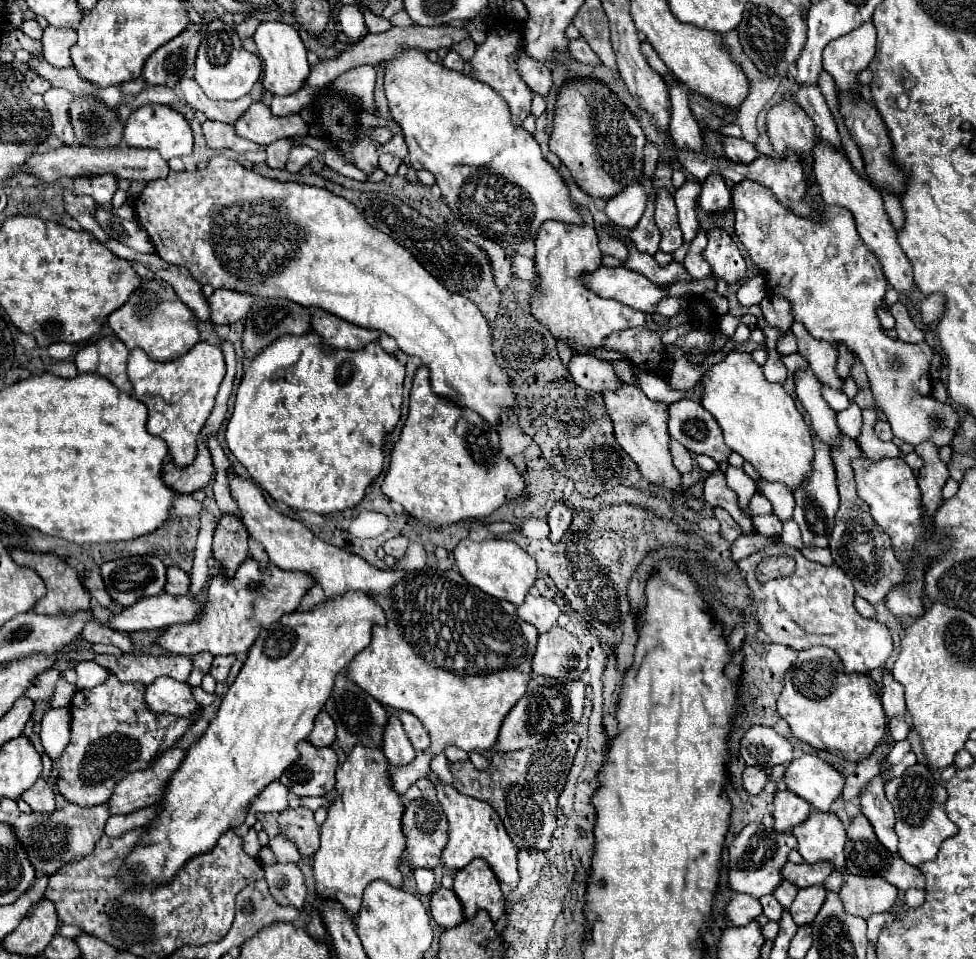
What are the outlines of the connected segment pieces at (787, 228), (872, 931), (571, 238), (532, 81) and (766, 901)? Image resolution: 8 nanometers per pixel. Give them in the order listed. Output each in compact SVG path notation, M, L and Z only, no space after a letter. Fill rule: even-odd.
M743 179L743 181L739 181L739 183L733 185L733 201L731 201L731 205L733 205L733 211L735 211L735 233L739 235L741 243L743 243L745 249L749 251L751 261L759 267L759 271L761 271L763 277L767 279L769 291L771 291L773 295L783 297L783 299L787 299L787 301L791 303L791 315L793 315L793 319L799 321L799 323L803 323L805 329L807 329L813 337L825 339L825 341L843 341L843 343L861 359L861 363L865 365L869 383L871 383L873 397L875 397L879 409L887 415L887 421L889 421L889 425L891 425L891 429L893 429L893 435L899 437L899 439L903 439L903 441L909 443L909 445L919 445L919 443L923 443L923 441L927 441L927 439L931 439L935 445L941 445L941 447L943 447L943 445L949 445L949 443L953 441L953 437L955 437L955 427L957 427L957 423L959 423L959 415L957 415L955 407L951 407L949 403L939 403L939 401L935 401L933 395L931 395L931 379L929 379L931 347L929 347L925 341L923 341L923 343L917 343L917 345L909 345L909 343L895 341L895 339L891 339L891 337L885 335L885 331L883 331L883 327L881 327L881 323L879 323L879 317L877 317L877 309L883 307L883 299L885 299L885 293L887 293L889 285L887 285L887 279L885 279L885 275L883 275L883 271L881 271L879 261L877 261L875 255L863 245L863 241L861 241L861 237L859 237L859 233L857 233L857 229L855 229L855 219L853 219L853 215L851 215L847 209L841 209L841 207L825 207L825 205L823 205L825 221L823 221L823 223L815 223L815 221L811 221L811 219L807 219L807 217L799 217L799 215L795 215L793 211L789 211L789 209L787 209L785 205L781 205L767 189L763 189L761 185L757 185L757 183L751 181L751 179ZM931 417L939 417L941 423L943 423L943 427L941 427L941 429L933 429Z
M877 913L877 915L871 915L871 917L867 919L867 923L869 923L869 929L867 929L867 937L869 937L869 941L875 943L879 931L885 929L891 921L893 921L893 915L891 915L891 913Z
M577 205L583 217L583 225L569 225L563 221L545 221L535 239L535 267L539 273L539 287L533 289L533 309L531 313L539 323L543 323L553 337L565 339L575 345L575 353L585 353L585 349L603 347L603 339L613 331L637 327L645 323L645 315L635 311L615 299L603 299L589 291L581 283L581 275L597 269L601 265L603 253L597 245L595 221L585 205Z
M519 47L517 69L519 69L519 75L523 77L523 81L531 87L531 91L535 91L539 95L549 93L549 89L551 89L551 71L541 61L535 61L533 57L529 57L525 47Z
M773 895L761 897L759 901L761 901L761 905L763 905L763 913L765 913L771 921L779 921L779 917L781 917L781 913L783 913L783 907L779 905L779 901L775 901Z

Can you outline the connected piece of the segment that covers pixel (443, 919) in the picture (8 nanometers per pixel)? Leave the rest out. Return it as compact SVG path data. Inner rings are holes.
M437 889L433 895L431 895L431 915L435 919L437 925L449 929L449 927L455 927L459 925L463 919L463 905L461 901L455 897L453 891L449 889Z

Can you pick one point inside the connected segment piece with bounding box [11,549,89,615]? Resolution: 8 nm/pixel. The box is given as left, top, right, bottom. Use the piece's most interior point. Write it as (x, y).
(65, 593)

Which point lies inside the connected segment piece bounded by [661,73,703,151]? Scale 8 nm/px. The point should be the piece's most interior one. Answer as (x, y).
(684, 131)

